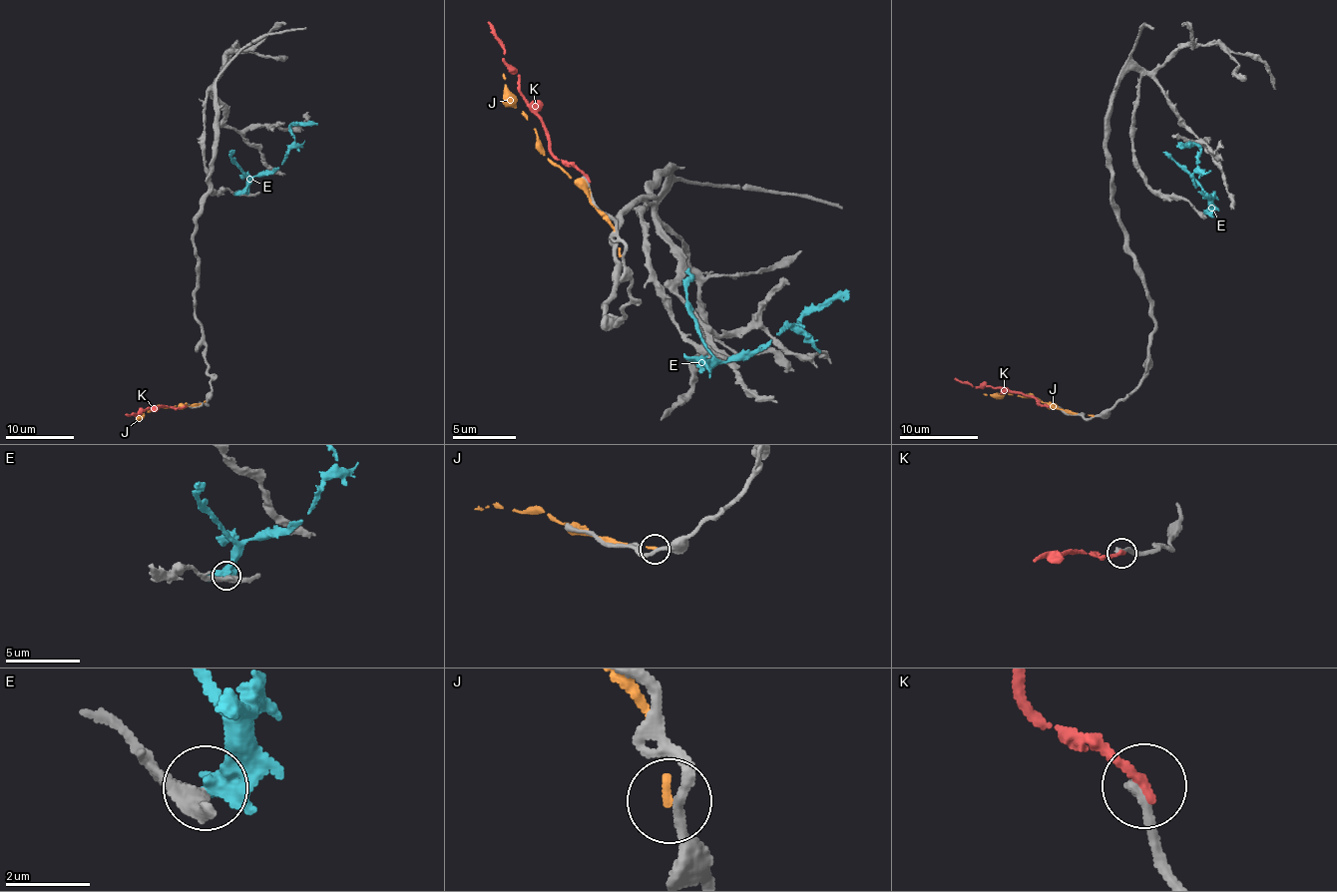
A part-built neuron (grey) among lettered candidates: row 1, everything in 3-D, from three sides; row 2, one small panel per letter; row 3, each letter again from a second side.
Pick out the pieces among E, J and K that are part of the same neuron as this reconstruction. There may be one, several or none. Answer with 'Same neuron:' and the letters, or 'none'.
Same neuron: none

